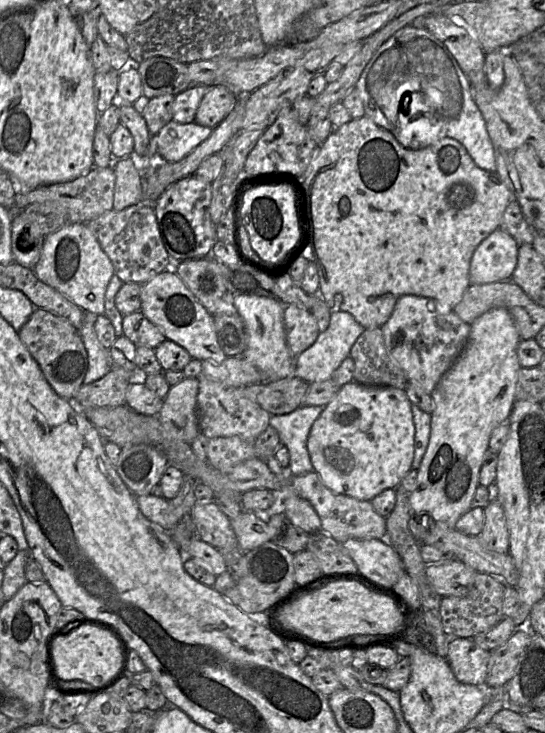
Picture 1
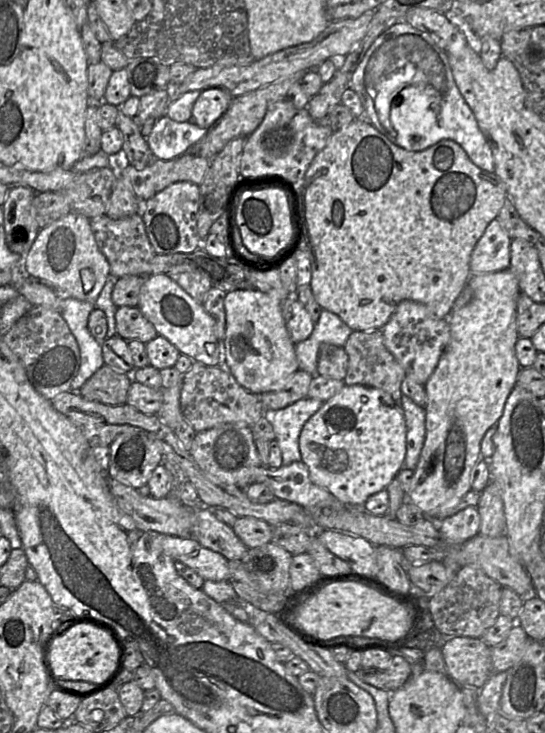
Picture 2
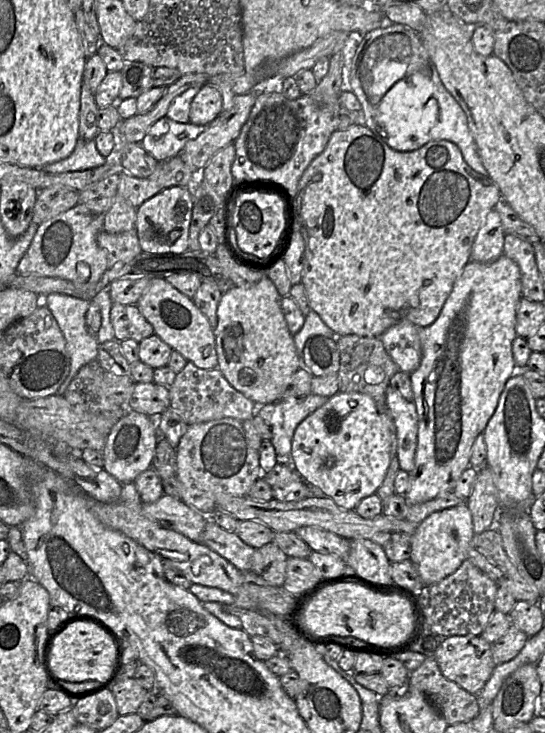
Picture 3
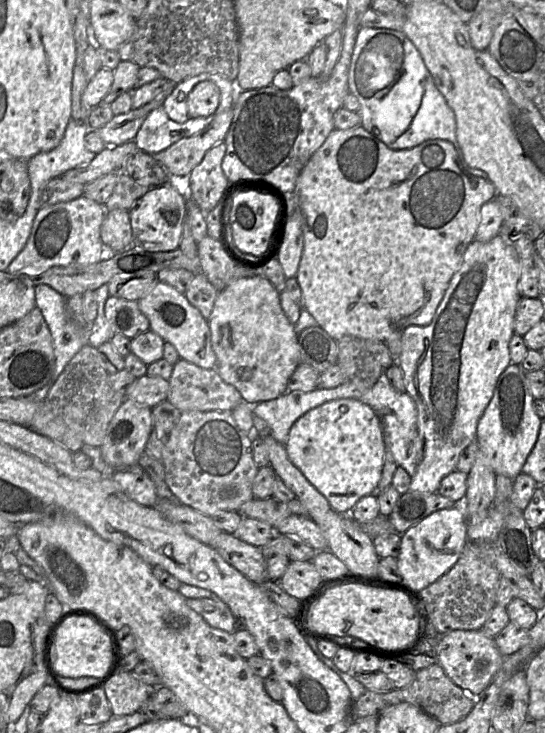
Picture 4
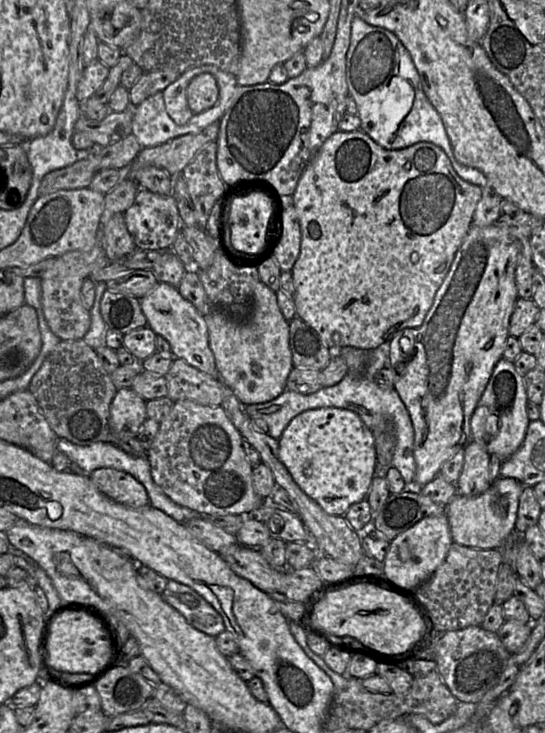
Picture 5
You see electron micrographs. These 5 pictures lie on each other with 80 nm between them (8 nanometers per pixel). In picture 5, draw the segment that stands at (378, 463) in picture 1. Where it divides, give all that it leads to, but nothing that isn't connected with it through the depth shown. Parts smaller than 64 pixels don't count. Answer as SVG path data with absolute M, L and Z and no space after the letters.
M316 408L294 417L279 442L279 459L296 484L330 515L344 516L351 505L366 499L377 474L373 432L353 411Z

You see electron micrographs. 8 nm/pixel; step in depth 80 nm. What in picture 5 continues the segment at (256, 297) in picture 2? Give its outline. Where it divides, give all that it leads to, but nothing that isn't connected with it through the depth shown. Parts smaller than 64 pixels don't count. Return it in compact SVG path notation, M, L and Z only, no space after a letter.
M259 281L254 288L249 317L243 322L236 321L229 316L236 313L235 309L240 309L240 306L217 303L207 317L210 348L215 356L220 380L232 389L245 406L271 401L287 389L287 378L294 367L289 344L289 321L285 319L279 308L276 292L262 281Z

